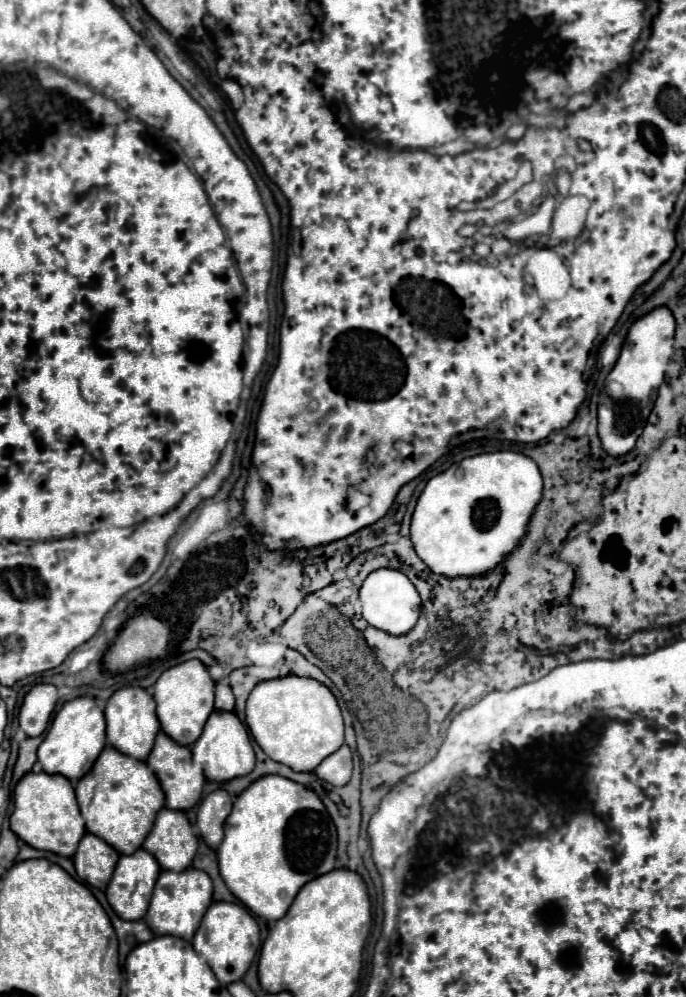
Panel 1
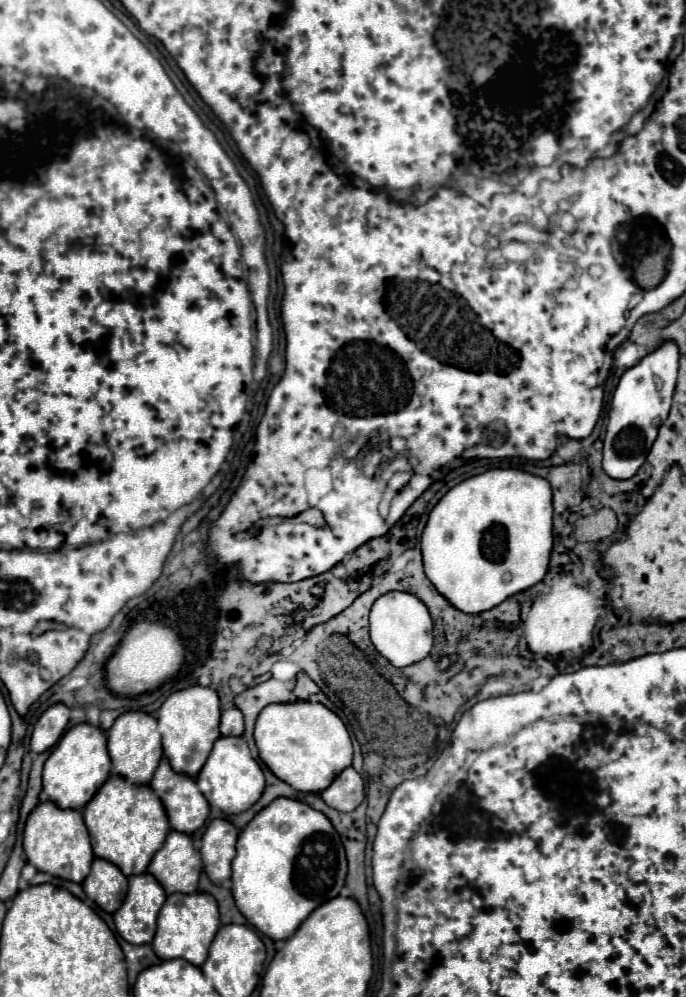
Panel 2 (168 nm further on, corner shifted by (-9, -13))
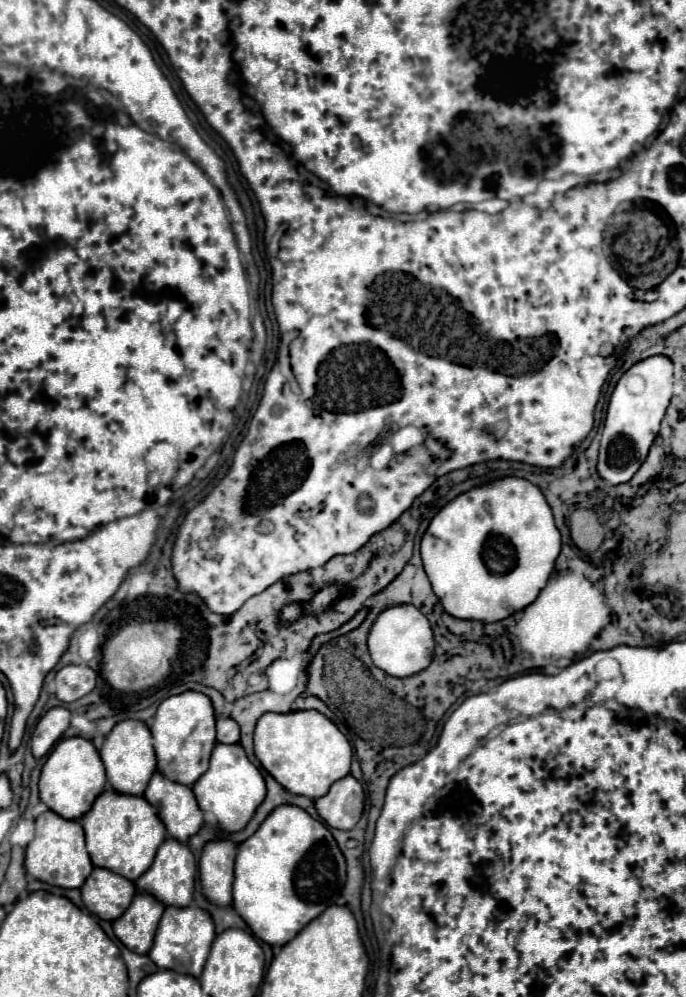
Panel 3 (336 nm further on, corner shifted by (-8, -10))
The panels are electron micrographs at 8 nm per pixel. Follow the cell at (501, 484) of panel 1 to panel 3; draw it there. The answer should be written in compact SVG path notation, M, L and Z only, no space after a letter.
M515 476L499 478L489 486L459 494L437 512L421 540L423 566L445 612L459 620L477 622L499 622L527 608L545 588L559 552L561 534L547 500L535 484Z

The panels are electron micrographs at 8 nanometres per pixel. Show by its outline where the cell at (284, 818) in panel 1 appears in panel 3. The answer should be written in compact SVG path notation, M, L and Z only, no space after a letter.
M281 806L269 814L269 820L259 826L259 830L237 848L235 860L235 882L233 882L233 908L251 928L251 932L271 944L283 946L295 938L313 918L317 918L325 908L333 906L341 896L345 886L345 858L331 836L329 828L301 812L297 806Z

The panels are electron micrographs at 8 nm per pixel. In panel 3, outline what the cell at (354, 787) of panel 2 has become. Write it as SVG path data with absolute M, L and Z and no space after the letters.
M349 774L337 780L331 786L329 794L325 794L315 802L315 808L329 828L351 830L363 814L365 792L361 784Z

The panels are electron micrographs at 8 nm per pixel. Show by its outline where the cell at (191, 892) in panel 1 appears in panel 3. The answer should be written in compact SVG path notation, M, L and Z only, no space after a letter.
M197 906L165 908L157 934L155 934L153 948L149 950L149 958L157 964L157 968L199 978L203 972L203 966L205 966L205 960L209 956L213 938L215 938L215 926L213 926L211 916L205 910L201 910Z

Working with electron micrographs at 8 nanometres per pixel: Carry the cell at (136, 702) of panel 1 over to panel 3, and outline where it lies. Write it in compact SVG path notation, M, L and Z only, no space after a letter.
M135 720L119 722L103 742L101 760L105 764L107 782L115 792L143 796L147 782L153 776L155 764L157 764L155 752L153 752L153 738L151 738L149 728L143 722L135 722Z

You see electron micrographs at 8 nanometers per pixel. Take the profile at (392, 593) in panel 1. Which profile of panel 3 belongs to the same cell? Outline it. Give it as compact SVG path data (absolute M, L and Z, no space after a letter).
M405 604L381 612L369 632L369 654L373 664L393 678L407 678L425 670L433 660L433 648L435 642L429 620L423 612Z

